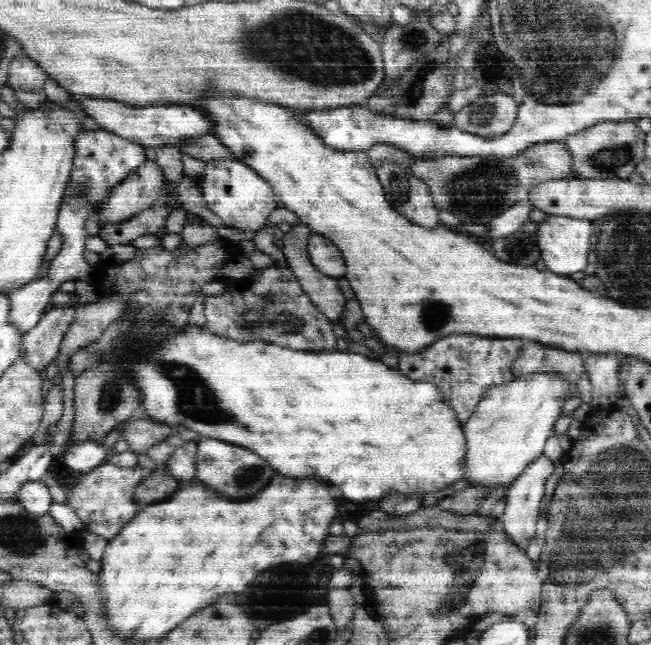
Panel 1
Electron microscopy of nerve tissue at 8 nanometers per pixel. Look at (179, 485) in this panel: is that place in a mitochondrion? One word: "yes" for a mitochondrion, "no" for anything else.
no

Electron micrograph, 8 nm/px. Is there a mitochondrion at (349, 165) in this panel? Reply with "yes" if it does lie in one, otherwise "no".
no

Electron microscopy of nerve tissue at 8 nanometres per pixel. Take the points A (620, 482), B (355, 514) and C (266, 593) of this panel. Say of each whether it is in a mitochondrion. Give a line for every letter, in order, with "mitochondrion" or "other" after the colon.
A: mitochondrion
B: other
C: other

